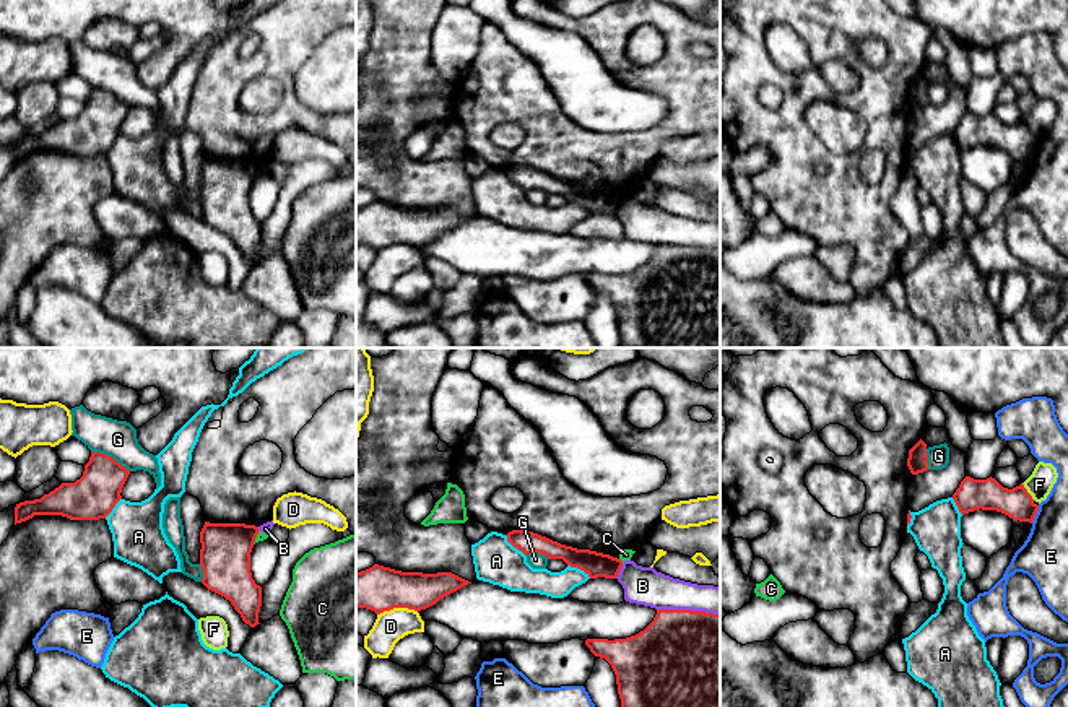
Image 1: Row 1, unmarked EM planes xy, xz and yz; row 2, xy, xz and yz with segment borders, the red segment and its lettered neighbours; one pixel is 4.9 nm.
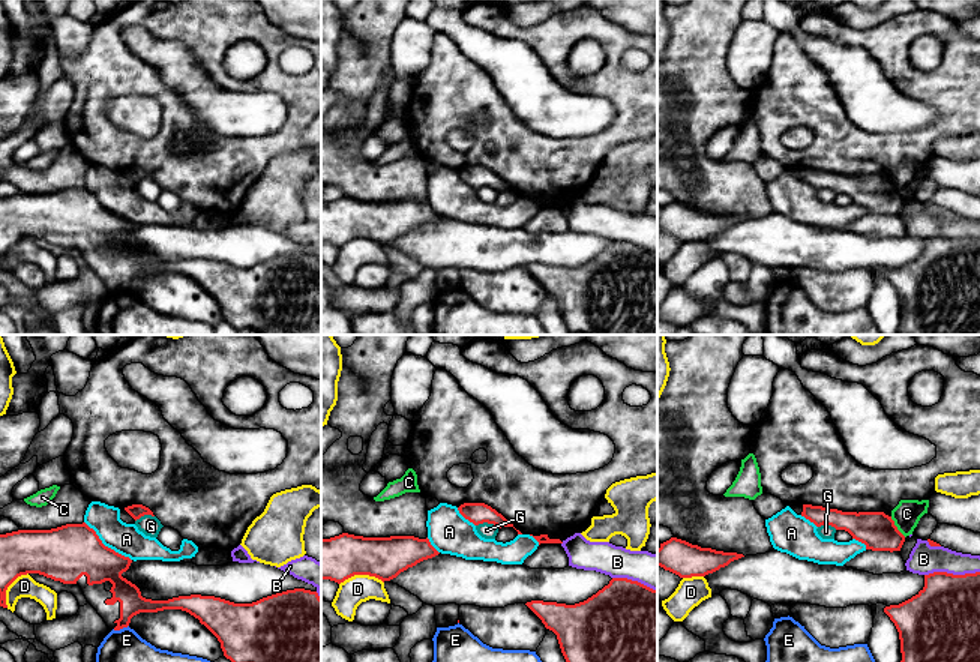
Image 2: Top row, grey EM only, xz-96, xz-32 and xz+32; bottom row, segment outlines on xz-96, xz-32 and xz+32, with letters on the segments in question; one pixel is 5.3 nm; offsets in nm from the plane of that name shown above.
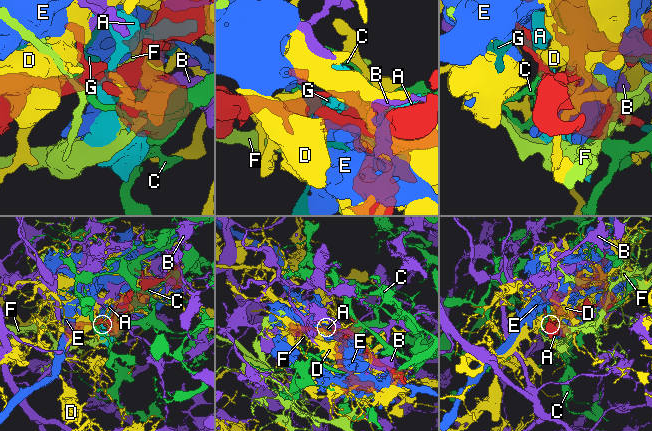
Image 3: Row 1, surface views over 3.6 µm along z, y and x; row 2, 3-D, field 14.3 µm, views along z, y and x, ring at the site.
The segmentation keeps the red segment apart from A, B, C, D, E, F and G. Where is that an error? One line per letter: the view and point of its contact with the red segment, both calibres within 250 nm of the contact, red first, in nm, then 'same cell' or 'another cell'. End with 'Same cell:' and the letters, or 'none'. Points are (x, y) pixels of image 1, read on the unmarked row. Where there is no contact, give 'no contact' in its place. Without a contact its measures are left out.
A: meets red in xz at (514, 182); 110 nm thick on the red side, 220 nm on the other; another cell
B: meets red in xz at (688, 246); 500 nm thick on the red side, 190 nm on the other; another cell
C: meets red in xy at (256, 173); 260 nm thick on the red side, 50 nm on the other; another cell
D: meets red in xz at (397, 242); 220 nm thick on the red side, 160 nm on the other; another cell
E: meets red in yz at (1036, 148); 160 nm thick on the red side, 240 nm on the other; another cell
F: meets red in yz at (1026, 127); 160 nm thick on the red side, 130 nm on the other; another cell
G: meets red in xy at (111, 93); 220 nm thick on the red side, 190 nm on the other; another cell
Same cell: none

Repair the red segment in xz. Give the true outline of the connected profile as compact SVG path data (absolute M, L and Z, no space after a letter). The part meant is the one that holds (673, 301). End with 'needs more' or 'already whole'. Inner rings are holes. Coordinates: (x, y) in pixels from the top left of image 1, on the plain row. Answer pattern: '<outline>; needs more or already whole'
M657 245L653 257L626 275L587 275L614 310L623 348L720 348L720 250Z; already whole

